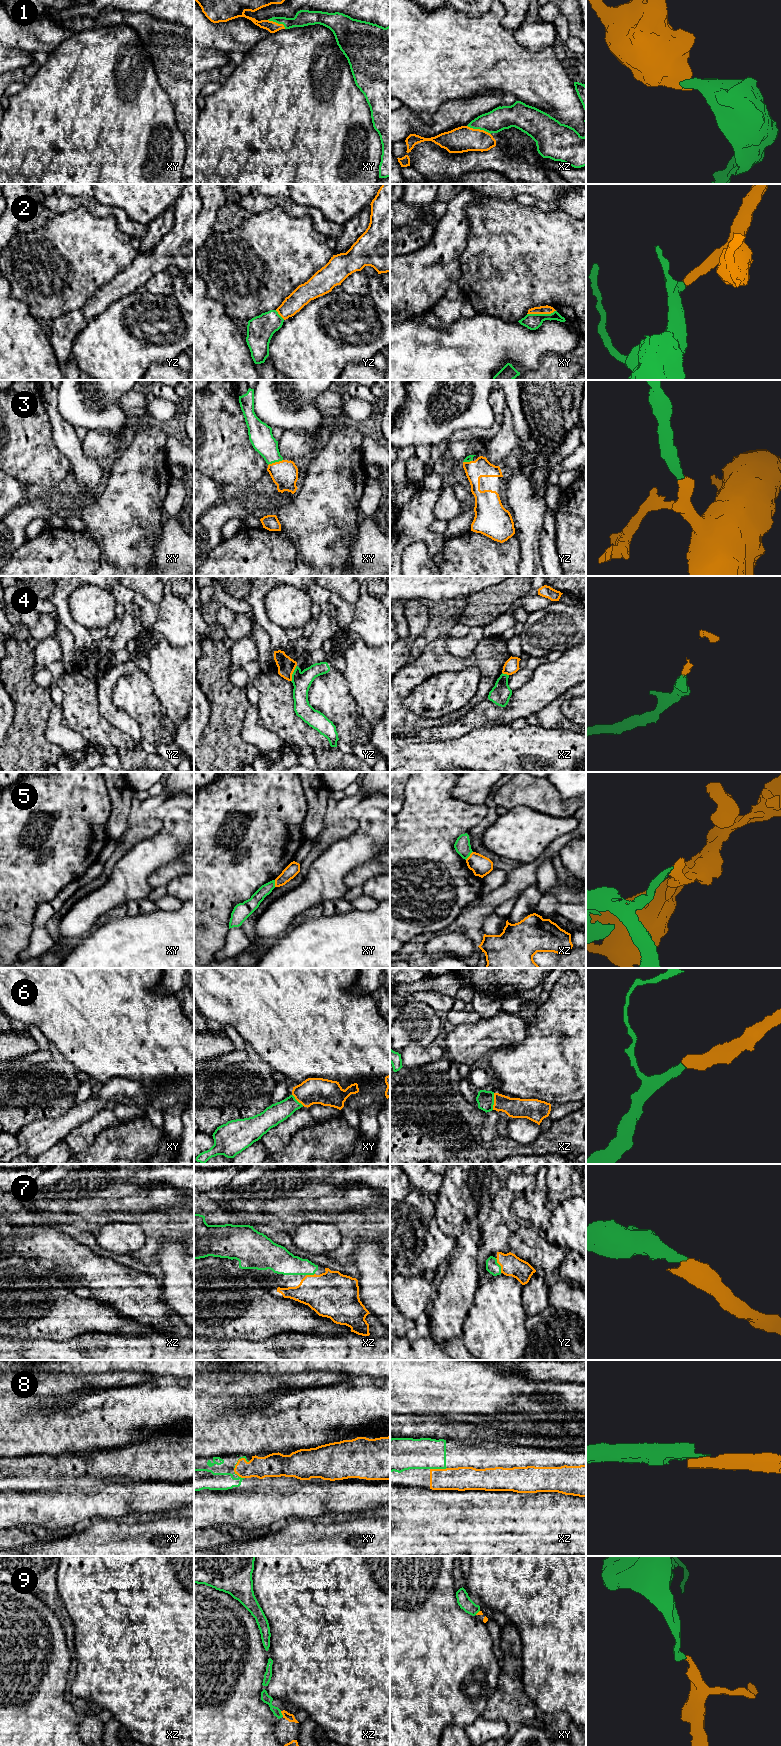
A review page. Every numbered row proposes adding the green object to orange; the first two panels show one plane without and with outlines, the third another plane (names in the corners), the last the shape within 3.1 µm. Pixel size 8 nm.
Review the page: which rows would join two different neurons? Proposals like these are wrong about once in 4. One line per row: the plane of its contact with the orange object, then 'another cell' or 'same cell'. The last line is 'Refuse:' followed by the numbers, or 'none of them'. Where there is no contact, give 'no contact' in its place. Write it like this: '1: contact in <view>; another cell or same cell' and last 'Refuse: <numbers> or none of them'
1: contact in xz; same cell
2: contact in xy; same cell
3: contact in xy; same cell
4: contact in yz; another cell
5: contact in xz; another cell
6: contact in xz; same cell
7: contact in yz; same cell
8: contact in xz; same cell
9: contact in xz; same cell
Refuse: 4, 5

